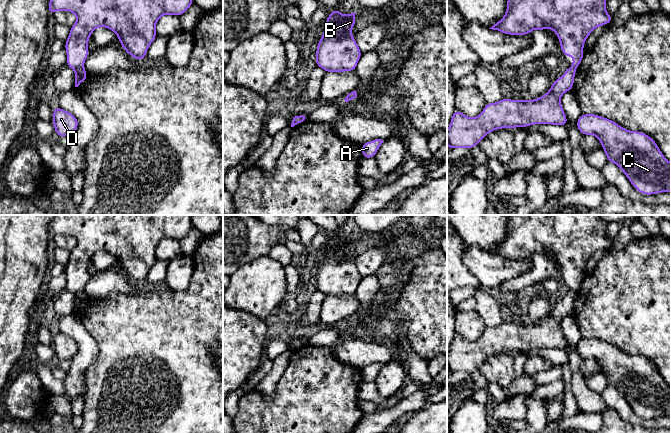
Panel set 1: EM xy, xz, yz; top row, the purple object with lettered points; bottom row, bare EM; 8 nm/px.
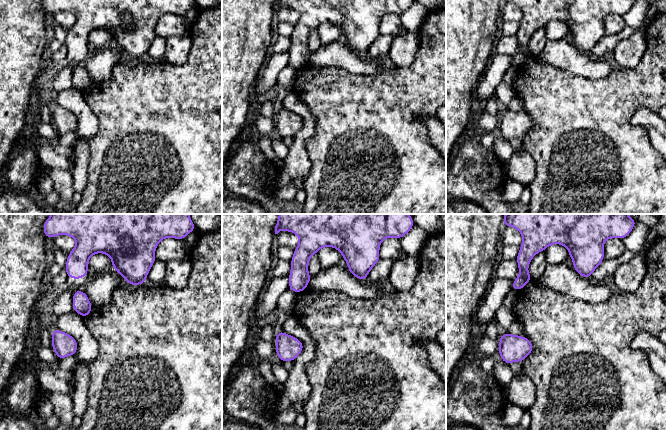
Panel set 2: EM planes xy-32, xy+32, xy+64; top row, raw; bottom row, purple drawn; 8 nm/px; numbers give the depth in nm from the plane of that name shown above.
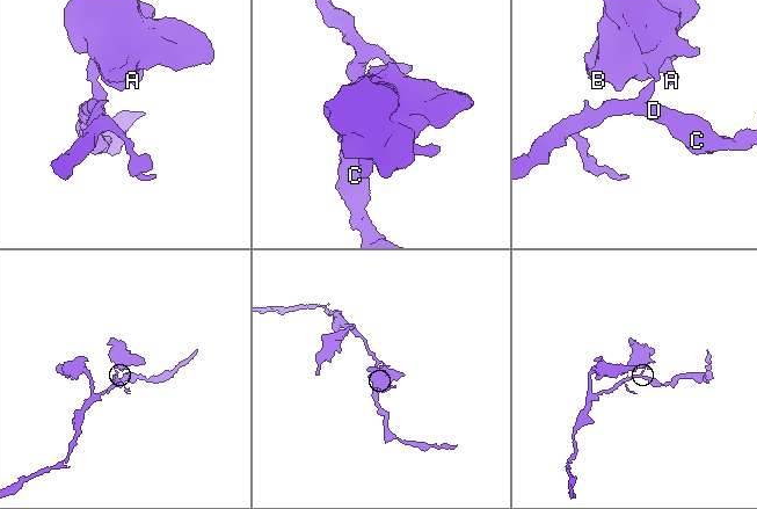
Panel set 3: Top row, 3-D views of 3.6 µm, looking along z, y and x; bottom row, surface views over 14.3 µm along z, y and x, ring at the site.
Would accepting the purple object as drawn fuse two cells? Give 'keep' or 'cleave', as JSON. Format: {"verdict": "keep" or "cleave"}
{"verdict": "cleave"}

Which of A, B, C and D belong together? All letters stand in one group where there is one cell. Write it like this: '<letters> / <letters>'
A B / C D

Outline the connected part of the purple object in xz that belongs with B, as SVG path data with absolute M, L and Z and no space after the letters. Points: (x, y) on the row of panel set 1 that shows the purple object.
M333 9L325 21L324 33L318 41L316 49L315 63L316 66L324 69L326 73L356 71L356 66L363 53L359 50L355 38L350 33L351 30L355 30L353 27L355 14L356 12L344 15L339 12L339 9Z

